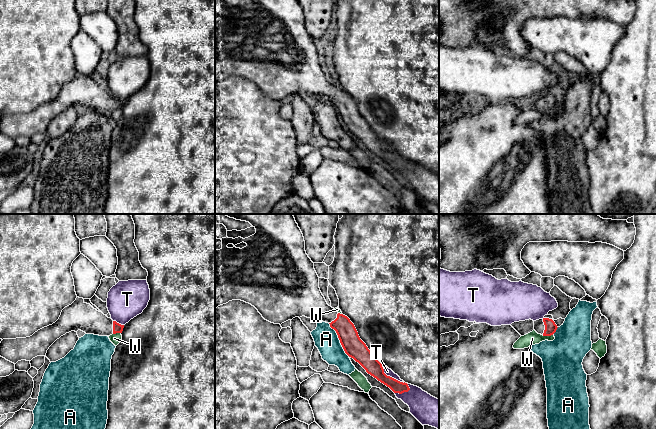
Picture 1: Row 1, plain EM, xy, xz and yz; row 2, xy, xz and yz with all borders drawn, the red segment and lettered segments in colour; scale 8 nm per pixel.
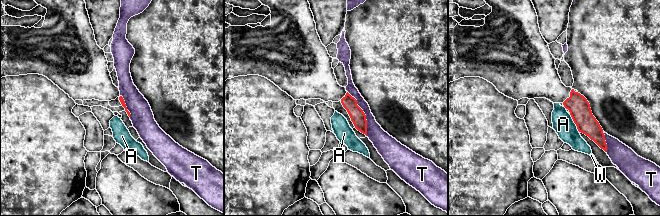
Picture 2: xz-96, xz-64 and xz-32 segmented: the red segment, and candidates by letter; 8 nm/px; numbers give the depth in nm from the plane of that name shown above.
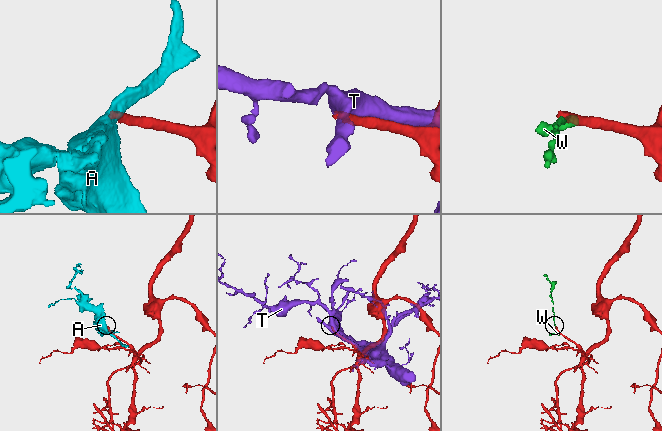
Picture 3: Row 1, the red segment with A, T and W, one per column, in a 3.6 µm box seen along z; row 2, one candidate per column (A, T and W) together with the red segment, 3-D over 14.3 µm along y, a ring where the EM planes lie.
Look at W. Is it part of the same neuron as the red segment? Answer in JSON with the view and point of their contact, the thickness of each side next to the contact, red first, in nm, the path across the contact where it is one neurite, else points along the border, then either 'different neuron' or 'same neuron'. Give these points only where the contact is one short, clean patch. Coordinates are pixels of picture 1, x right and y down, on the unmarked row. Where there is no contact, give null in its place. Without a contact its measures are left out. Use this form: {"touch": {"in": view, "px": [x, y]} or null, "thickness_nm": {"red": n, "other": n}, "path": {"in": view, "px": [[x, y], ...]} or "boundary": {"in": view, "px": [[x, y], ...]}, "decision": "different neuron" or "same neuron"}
{"touch": {"in": "yz", "px": [547, 111]}, "thickness_nm": {"red": 100, "other": 110}, "decision": "different neuron"}

